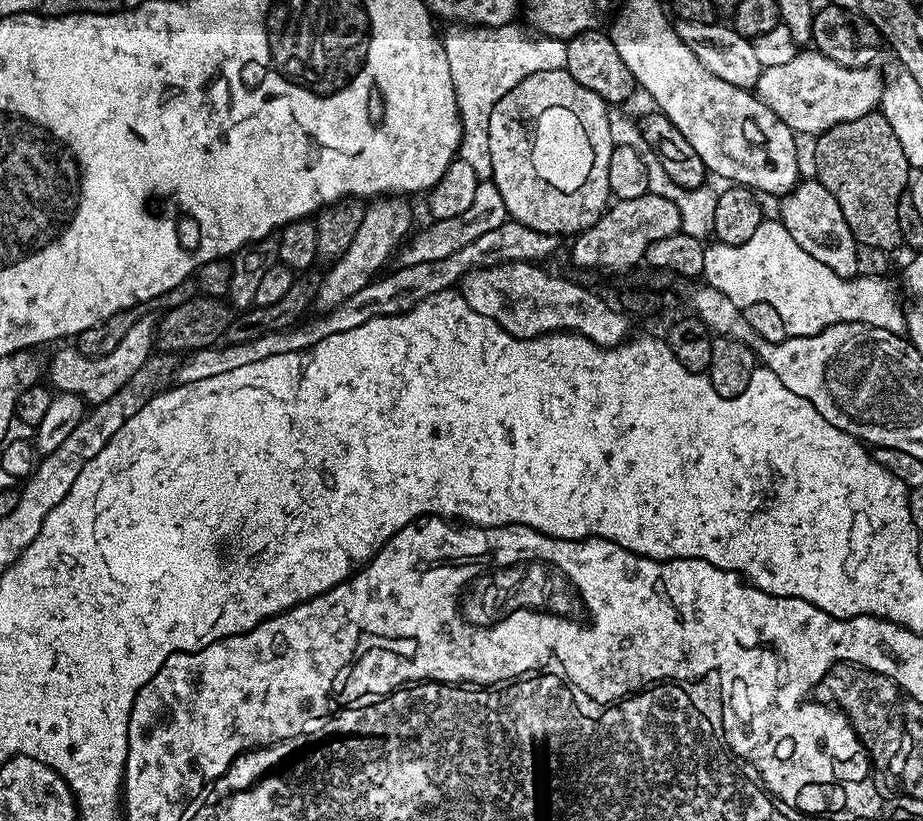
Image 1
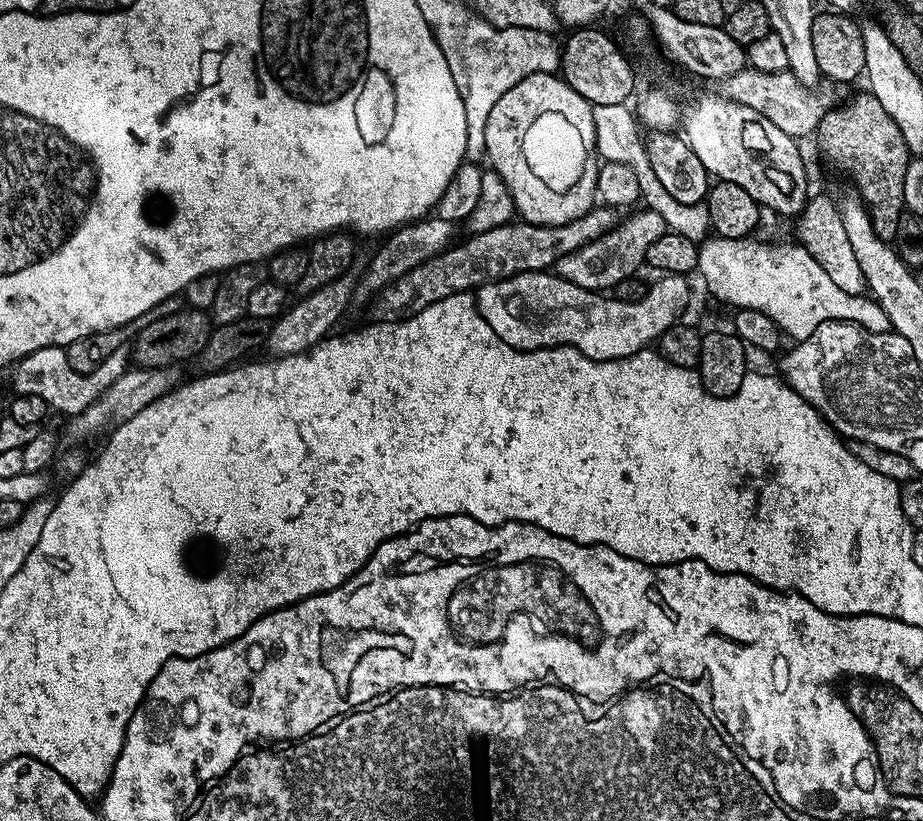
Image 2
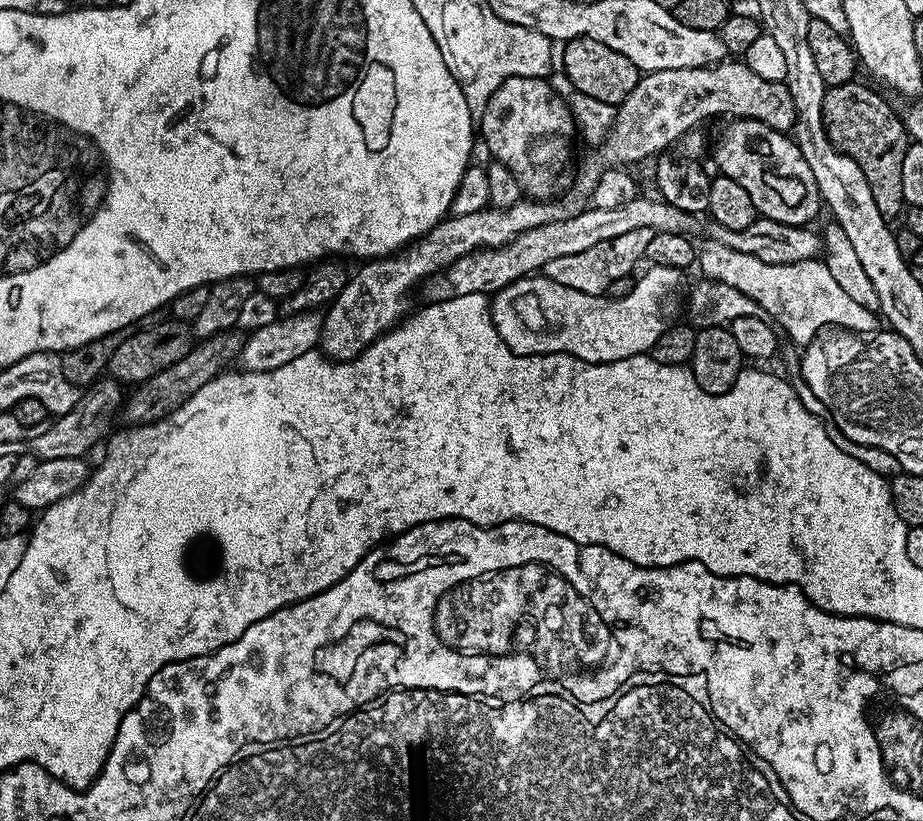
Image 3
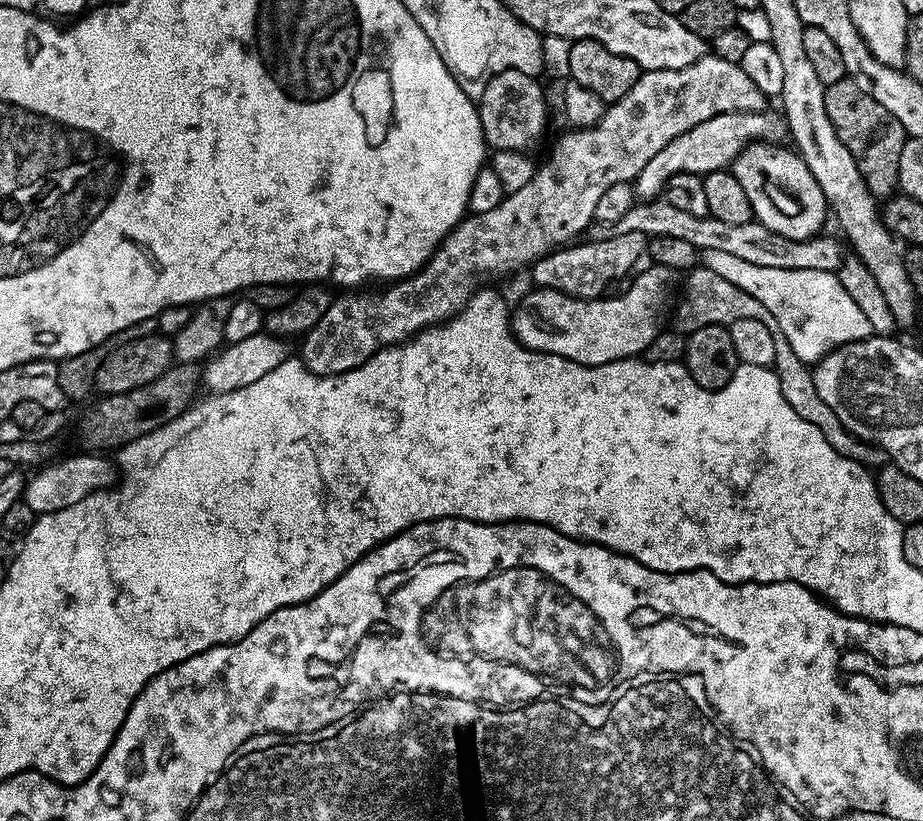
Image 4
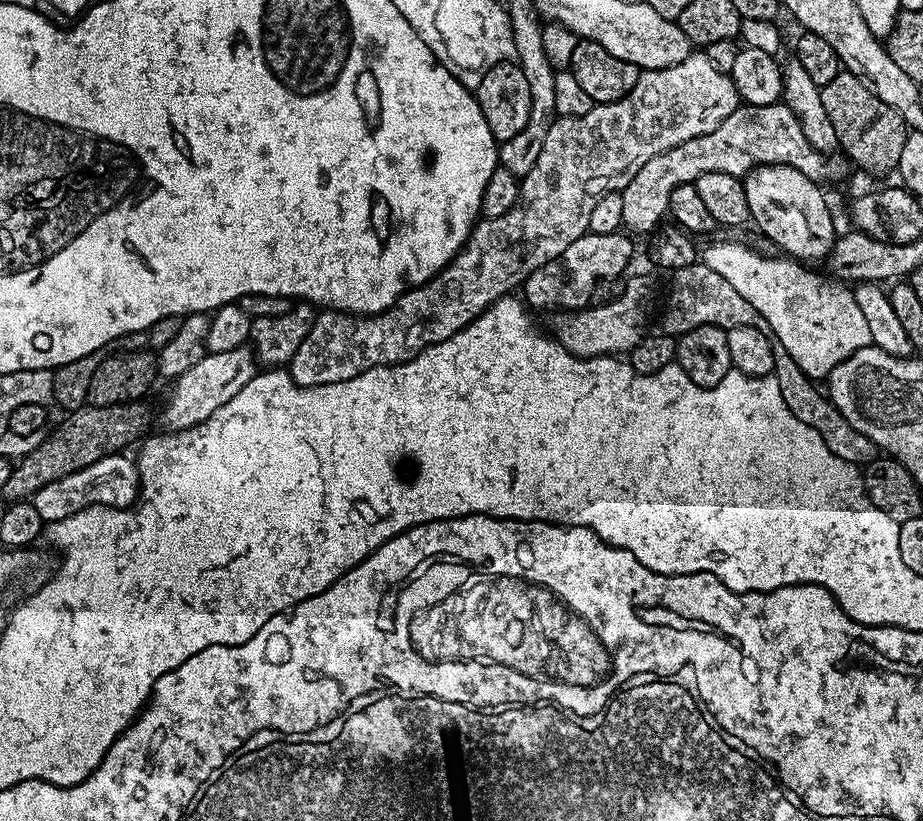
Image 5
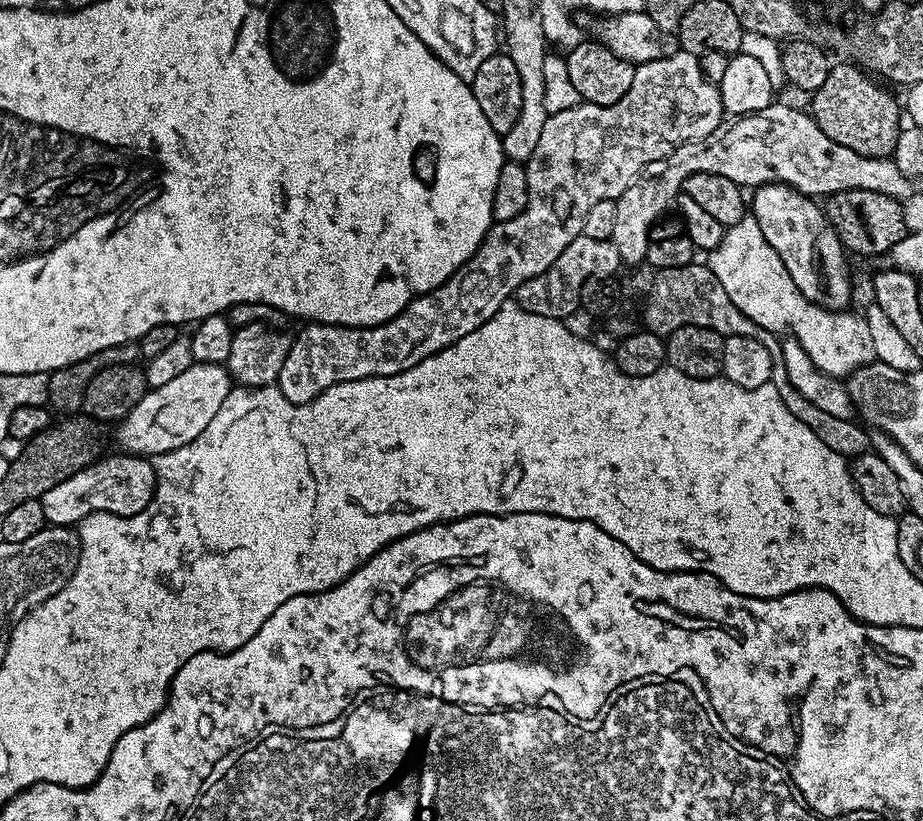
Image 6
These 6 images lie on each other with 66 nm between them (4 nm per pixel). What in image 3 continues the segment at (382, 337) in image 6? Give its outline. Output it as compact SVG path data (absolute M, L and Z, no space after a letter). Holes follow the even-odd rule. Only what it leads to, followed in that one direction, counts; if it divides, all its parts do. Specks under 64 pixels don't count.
M728 58L718 64L706 68L683 68L682 70L658 70L641 75L638 86L630 90L628 97L623 100L616 109L616 121L599 145L596 160L588 160L580 177L576 180L576 188L584 195L591 197L596 183L606 166L632 166L647 156L656 158L665 150L677 143L681 136L693 131L703 120L711 116L728 116L727 118L739 118L741 120L757 120L761 126L773 128L776 132L785 134L793 131L796 123L796 111L792 95L788 93L788 85L783 82L766 82L766 78L758 78L754 70L750 70L747 64ZM521 198L517 204L506 209L491 207L489 210L478 214L462 214L461 216L449 215L436 223L426 235L419 236L408 245L407 249L399 254L385 256L361 263L357 272L353 271L348 277L346 286L332 299L332 303L327 305L323 313L324 325L320 331L319 351L333 362L341 360L353 360L355 356L360 356L369 348L379 336L397 327L405 319L404 295L408 291L415 289L420 281L427 276L432 276L436 272L441 272L448 268L458 258L476 251L478 248L497 248L508 240L513 240L518 234L526 230L534 230L534 226L548 224L557 215L556 208L552 202L537 202L532 198Z

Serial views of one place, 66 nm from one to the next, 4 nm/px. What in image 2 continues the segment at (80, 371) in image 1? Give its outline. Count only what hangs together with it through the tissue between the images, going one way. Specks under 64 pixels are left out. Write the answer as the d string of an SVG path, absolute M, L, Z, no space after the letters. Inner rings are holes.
M63 347L43 348L34 350L29 356L16 361L11 369L11 372L13 371L11 391L17 396L38 394L38 398L42 398L42 402L46 402L53 413L61 412L62 417L69 418L94 403L129 368L130 352L127 347L114 350L114 354L110 354L110 358L106 358L106 362L102 362L102 366L98 366L98 370L93 372L74 370Z

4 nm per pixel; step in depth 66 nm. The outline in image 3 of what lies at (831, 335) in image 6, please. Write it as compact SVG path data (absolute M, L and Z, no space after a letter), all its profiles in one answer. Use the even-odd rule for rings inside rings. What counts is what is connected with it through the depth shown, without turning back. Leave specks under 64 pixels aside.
M715 242L705 245L705 248L701 247L698 252L698 268L703 272L701 275L740 290L742 294L764 307L775 325L782 332L788 332L788 338L793 343L806 346L817 333L829 327L861 334L877 331L877 313L854 302L838 283L834 282L830 270L819 259L793 264L767 264L750 254L730 250L730 246Z

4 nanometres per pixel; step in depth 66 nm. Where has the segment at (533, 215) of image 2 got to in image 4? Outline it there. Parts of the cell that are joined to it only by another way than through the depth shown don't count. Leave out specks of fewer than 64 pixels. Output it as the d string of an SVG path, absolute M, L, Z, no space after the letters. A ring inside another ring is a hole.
M502 70L502 74L487 80L484 93L478 98L478 111L484 142L489 149L501 152L528 150L543 134L544 123L548 120L548 104L538 81L536 76L528 76L522 70Z

